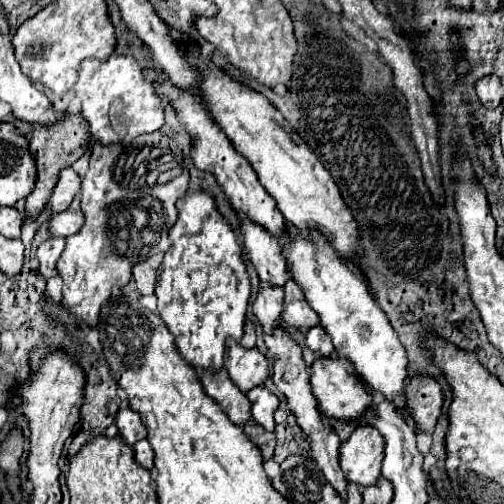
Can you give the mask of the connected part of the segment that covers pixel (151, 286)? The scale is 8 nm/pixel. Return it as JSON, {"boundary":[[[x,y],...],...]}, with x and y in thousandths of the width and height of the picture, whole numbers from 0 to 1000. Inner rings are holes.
{"boundary":[[[312,504],[264,528],[264,552],[284,587],[308,579],[308,560],[312,560],[312,540],[319,532],[319,520],[323,520],[323,504]]]}

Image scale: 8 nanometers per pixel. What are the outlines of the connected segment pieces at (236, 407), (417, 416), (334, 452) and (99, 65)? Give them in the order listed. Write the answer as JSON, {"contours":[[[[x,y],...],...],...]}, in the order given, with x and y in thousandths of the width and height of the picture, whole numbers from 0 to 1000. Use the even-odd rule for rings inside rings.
{"contours":[[[[446,730],[435,734],[431,742],[407,738],[399,746],[407,778],[438,806],[438,813],[450,821],[450,829],[462,841],[482,841],[486,833],[498,833],[498,813],[494,813],[494,794],[490,786],[454,754]]],[[[819,750],[808,762],[808,798],[804,798],[804,813],[812,813],[812,825],[819,829],[823,845],[835,845],[835,853],[827,853],[831,861],[859,861],[863,837],[875,821],[875,806],[879,806],[879,778],[875,766],[863,762],[855,750]]],[[[546,647],[546,655],[538,663],[526,663],[526,687],[534,690],[538,710],[546,714],[542,722],[542,758],[546,766],[565,782],[569,798],[573,798],[573,813],[581,817],[593,849],[601,853],[613,885],[617,885],[617,909],[629,917],[633,933],[645,937],[649,956],[669,972],[669,980],[677,980],[677,988],[685,992],[685,964],[688,964],[688,948],[681,948],[681,937],[673,929],[673,889],[677,889],[677,873],[665,861],[657,841],[641,841],[641,821],[629,813],[629,794],[617,782],[617,766],[613,766],[613,738],[601,714],[601,694],[597,687],[573,667],[569,655],[562,655],[558,647]]],[[[220,111],[208,123],[169,119],[157,135],[157,155],[149,167],[149,187],[161,194],[161,230],[173,242],[177,266],[200,282],[204,290],[216,286],[256,286],[264,274],[280,266],[300,266],[323,250],[323,206],[319,194],[308,187],[300,163],[284,155],[280,131],[256,111]]]]}

